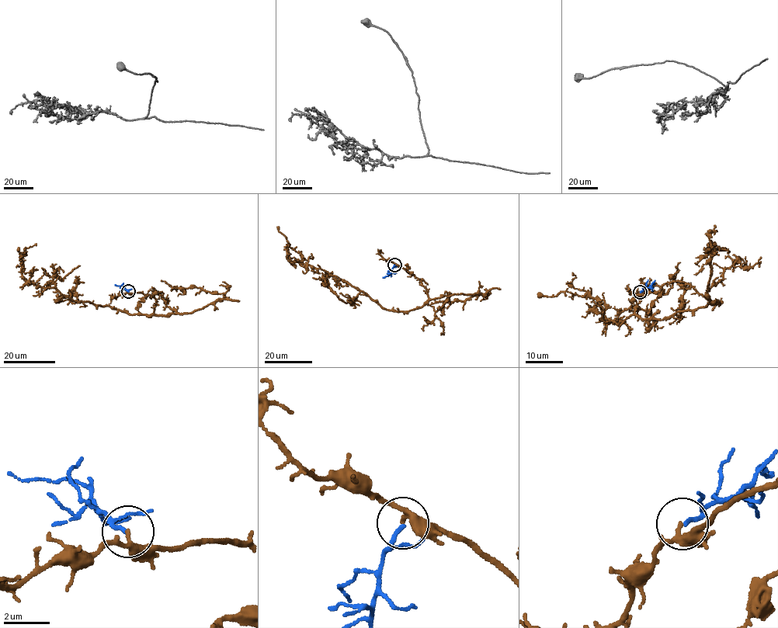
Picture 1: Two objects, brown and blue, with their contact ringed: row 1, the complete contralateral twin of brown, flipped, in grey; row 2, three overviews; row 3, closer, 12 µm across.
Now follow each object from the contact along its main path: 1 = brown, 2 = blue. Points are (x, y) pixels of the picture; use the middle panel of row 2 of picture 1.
1: (394, 265), (425, 287), (428, 298), (421, 307), (383, 309), (323, 269), (293, 262), (277, 227)
2: (394, 265), (391, 273), (383, 278)

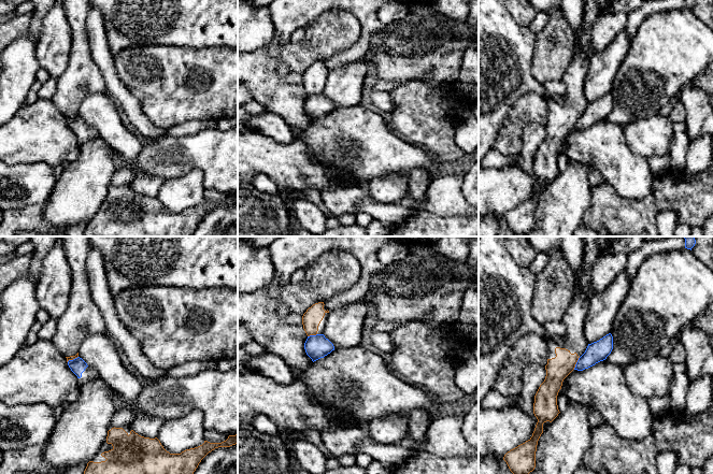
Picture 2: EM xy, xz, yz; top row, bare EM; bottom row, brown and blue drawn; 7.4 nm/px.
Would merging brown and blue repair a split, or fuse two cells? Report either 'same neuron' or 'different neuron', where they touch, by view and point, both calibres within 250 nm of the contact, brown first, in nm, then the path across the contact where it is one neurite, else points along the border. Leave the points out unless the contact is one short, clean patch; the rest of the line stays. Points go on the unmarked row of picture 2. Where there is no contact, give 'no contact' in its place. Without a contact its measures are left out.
different neuron; contact yz (575, 123); calibres 180 and 150 nm; border yz (580, 116), (573, 128)

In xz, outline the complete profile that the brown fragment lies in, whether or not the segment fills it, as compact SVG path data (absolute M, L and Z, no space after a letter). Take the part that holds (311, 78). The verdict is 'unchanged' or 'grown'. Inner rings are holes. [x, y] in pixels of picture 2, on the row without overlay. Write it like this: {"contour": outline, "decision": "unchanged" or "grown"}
{"contour": "M324 61L315 62L306 69L302 75L302 84L308 96L324 92L328 72Z", "decision": "grown"}

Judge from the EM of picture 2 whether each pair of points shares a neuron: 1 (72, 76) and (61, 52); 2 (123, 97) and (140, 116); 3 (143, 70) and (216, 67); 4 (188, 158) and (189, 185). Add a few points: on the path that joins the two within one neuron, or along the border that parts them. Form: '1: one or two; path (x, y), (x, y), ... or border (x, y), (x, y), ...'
1: two; border (73, 40), (70, 46), (68, 66), (57, 78)
2: one; path (127, 101), (136, 112)
3: one; path (161, 70), (198, 70)
4: two; border (166, 180), (199, 169), (205, 188)

